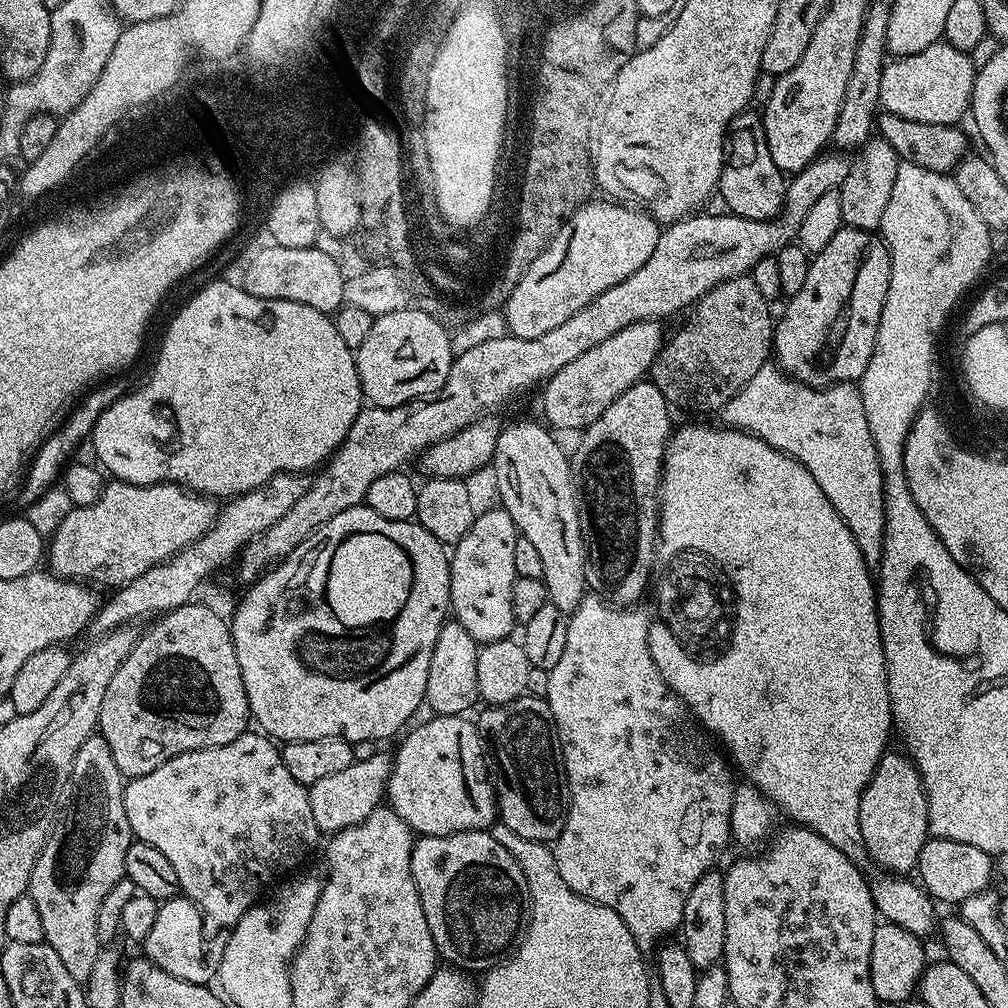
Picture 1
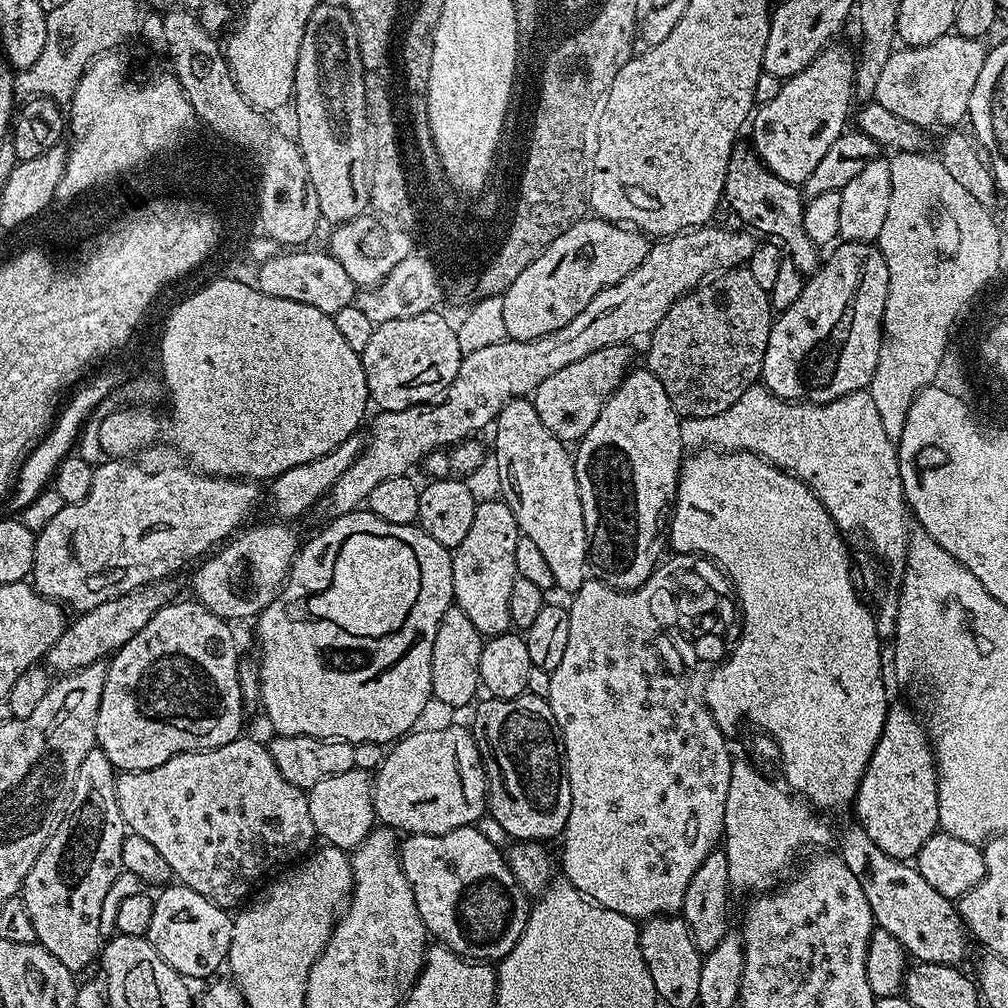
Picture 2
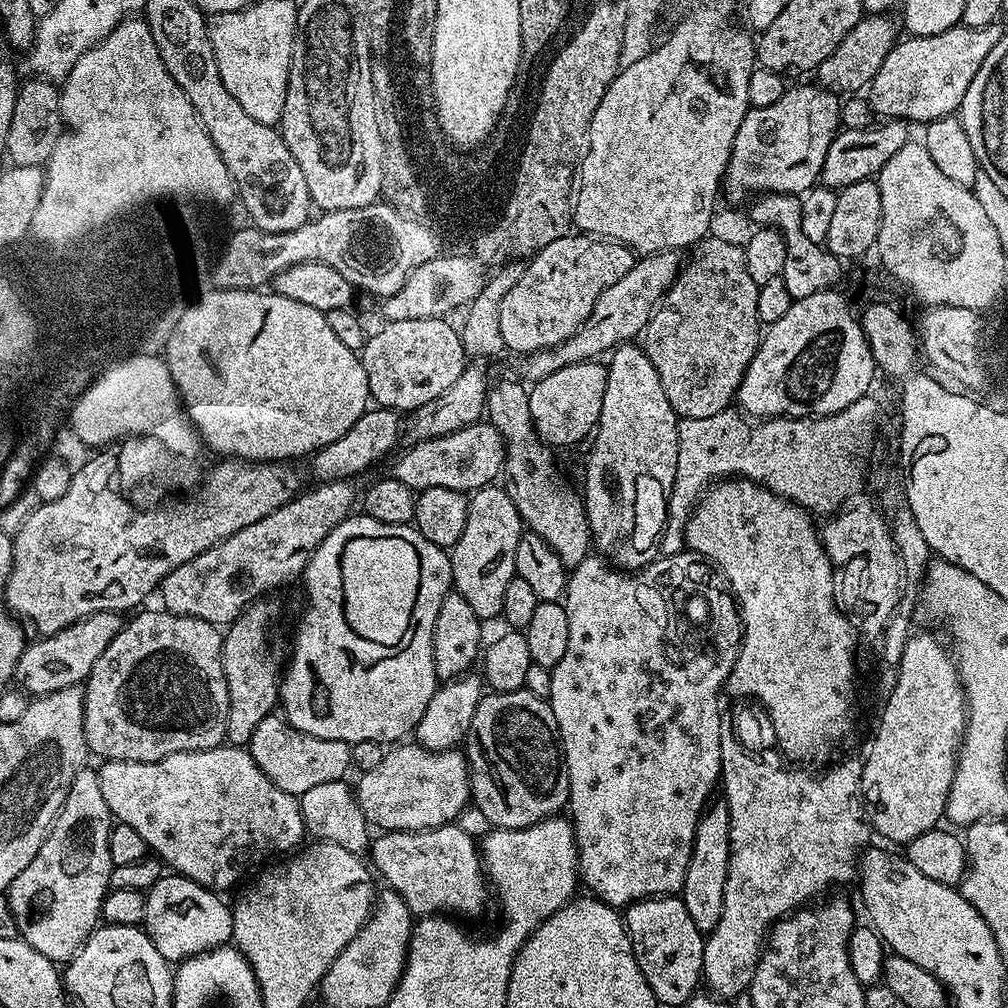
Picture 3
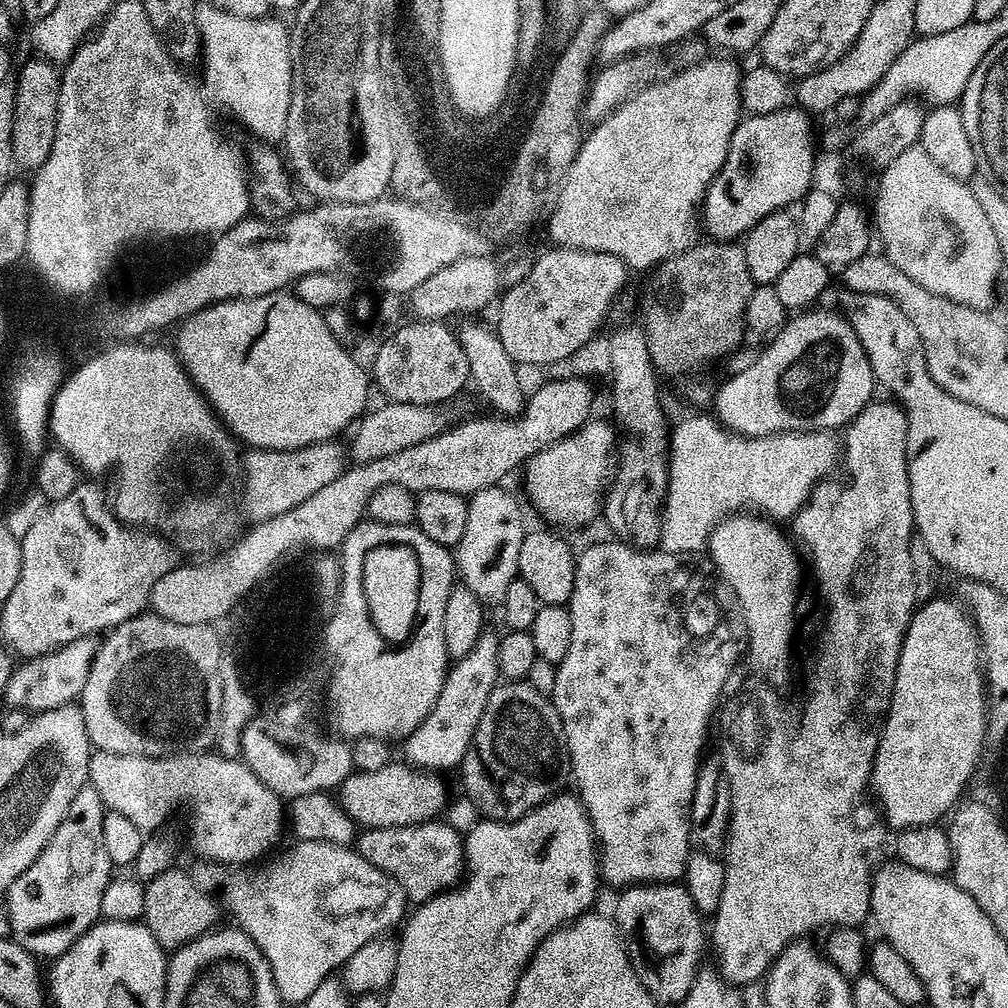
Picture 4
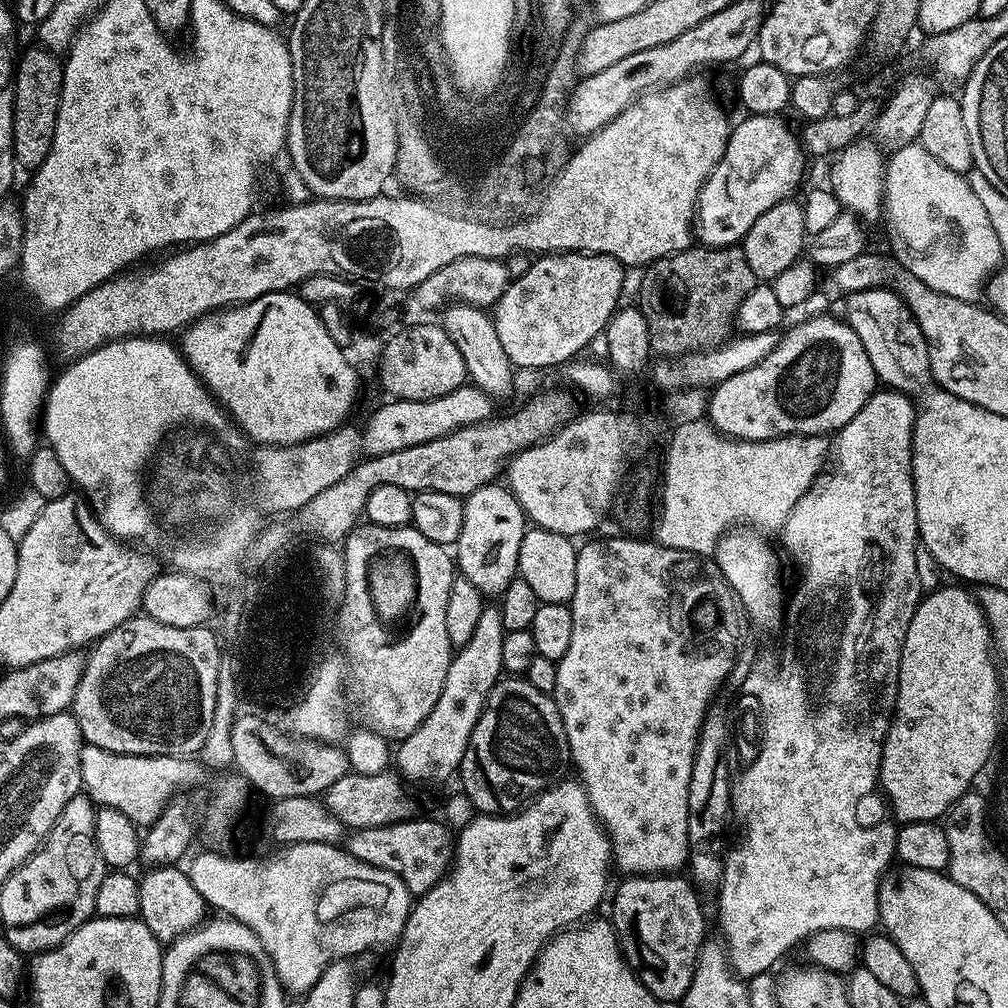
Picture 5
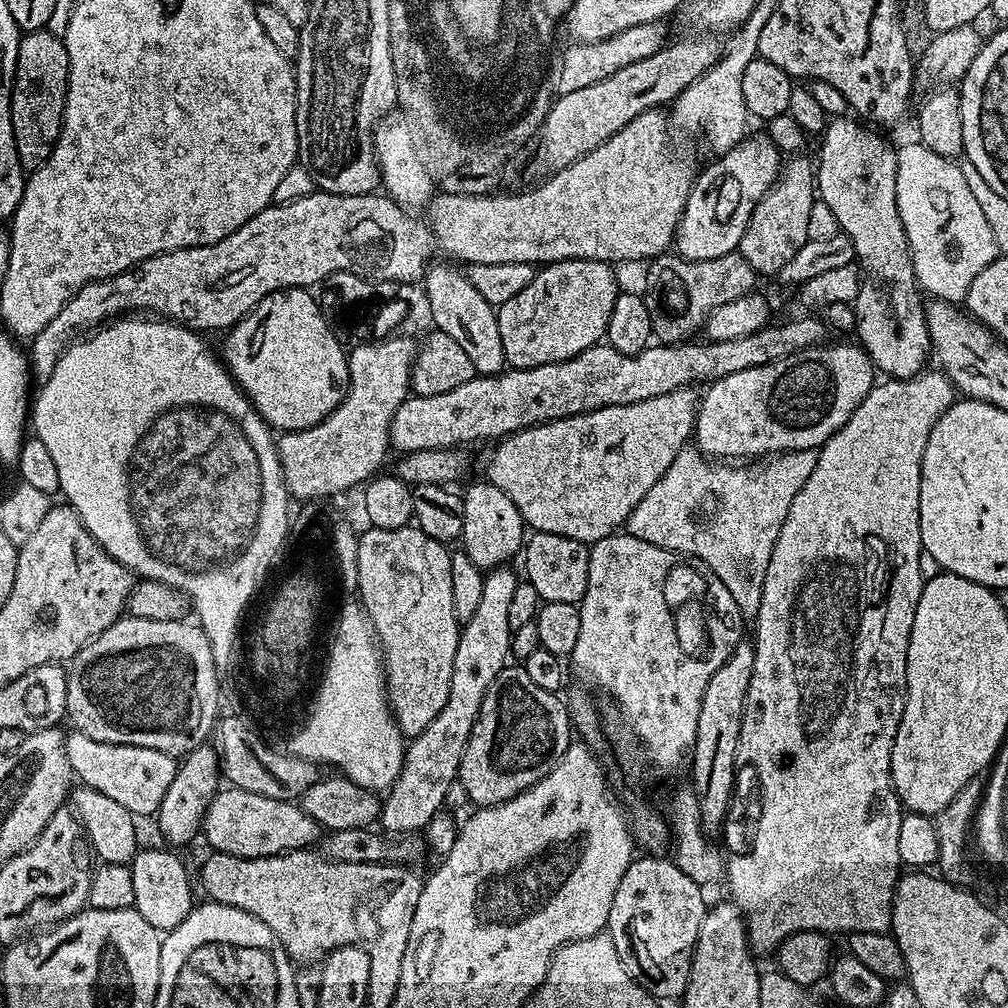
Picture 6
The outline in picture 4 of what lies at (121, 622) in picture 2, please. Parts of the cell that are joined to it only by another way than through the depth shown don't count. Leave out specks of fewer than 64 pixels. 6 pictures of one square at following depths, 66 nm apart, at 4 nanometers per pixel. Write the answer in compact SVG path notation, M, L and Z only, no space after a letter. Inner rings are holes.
M83 636L66 646L55 648L52 652L17 663L12 669L12 677L2 690L2 696L9 704L7 707L35 714L73 703L86 686L86 678L92 669L97 647L97 641L93 637Z

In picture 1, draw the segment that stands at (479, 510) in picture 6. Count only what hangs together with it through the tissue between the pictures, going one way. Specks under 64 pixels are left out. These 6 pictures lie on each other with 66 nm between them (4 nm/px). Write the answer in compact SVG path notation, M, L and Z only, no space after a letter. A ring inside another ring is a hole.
M502 506L481 511L466 534L450 552L450 612L474 638L477 645L507 640L517 627L514 609L510 606L510 590L514 590L514 542L518 535L514 518Z

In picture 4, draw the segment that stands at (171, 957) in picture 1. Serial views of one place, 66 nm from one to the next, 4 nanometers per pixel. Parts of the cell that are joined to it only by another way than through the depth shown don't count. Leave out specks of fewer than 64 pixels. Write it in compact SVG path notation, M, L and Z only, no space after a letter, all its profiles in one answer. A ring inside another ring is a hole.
M169 870L158 874L153 880L147 881L144 893L146 894L146 910L143 923L154 934L160 947L165 950L175 950L184 944L203 936L205 932L215 929L216 904L211 900L209 893L196 883L191 875L184 872Z

